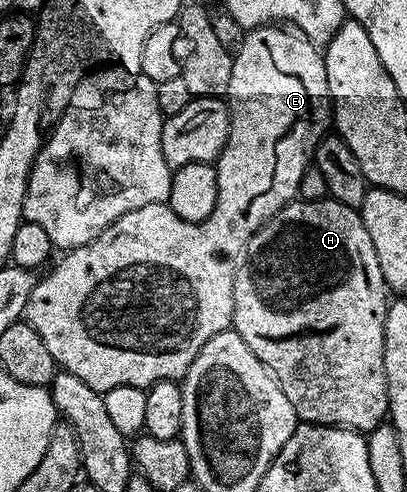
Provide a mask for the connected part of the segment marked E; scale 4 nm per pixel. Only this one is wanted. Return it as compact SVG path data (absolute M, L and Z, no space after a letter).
M266 25L254 27L248 32L243 45L233 56L231 69L231 85L227 96L229 104L229 132L227 141L221 150L221 156L215 161L217 169L217 200L215 209L211 209L211 217L201 223L183 221L173 212L168 202L143 205L143 209L135 209L123 217L116 219L105 231L99 232L87 245L74 247L61 259L61 264L50 273L41 277L30 295L25 307L24 318L39 333L43 343L50 350L51 357L64 370L79 377L91 389L102 393L115 389L116 386L137 386L148 389L154 383L165 380L180 381L184 379L191 361L215 337L215 333L230 330L233 321L233 286L237 276L237 268L243 259L243 252L249 246L249 239L275 213L279 213L288 203L298 198L297 190L303 173L313 163L313 152L318 143L325 138L331 123L331 104L329 102L329 86L327 85L327 69L325 56L307 36L296 29L285 25Z

